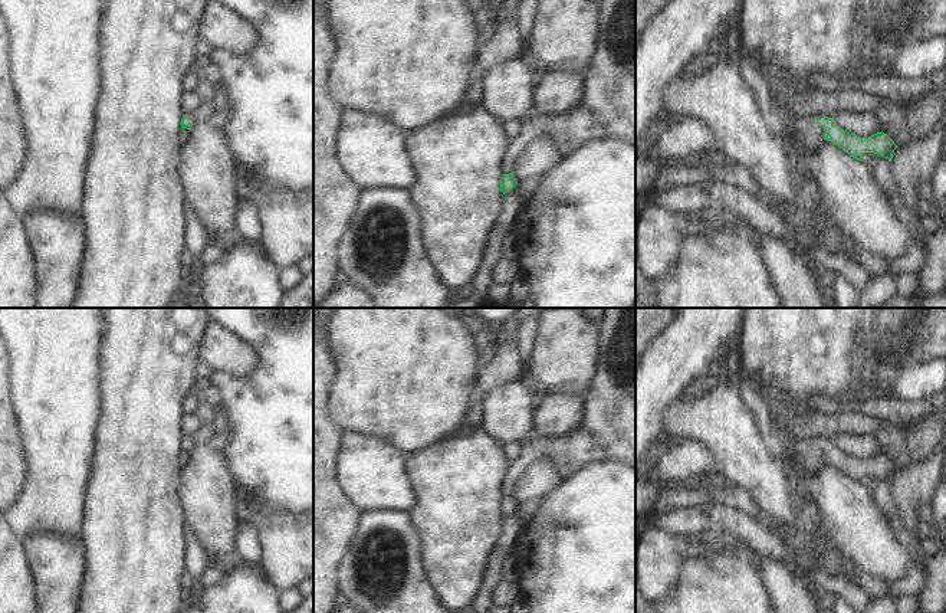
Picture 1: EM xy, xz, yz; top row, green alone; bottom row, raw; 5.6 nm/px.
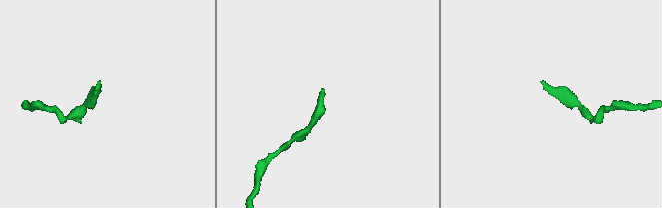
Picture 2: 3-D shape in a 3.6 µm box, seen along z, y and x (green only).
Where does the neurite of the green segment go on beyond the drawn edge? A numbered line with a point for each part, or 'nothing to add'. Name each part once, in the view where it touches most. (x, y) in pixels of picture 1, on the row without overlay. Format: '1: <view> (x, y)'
1: yz (813, 458)

